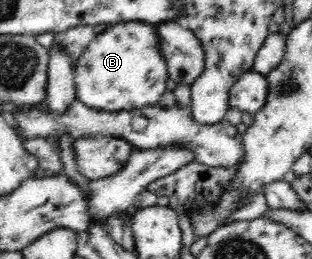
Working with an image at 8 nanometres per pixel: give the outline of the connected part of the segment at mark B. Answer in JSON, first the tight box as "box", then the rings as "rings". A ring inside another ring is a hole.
{"box":[73,21,169,112],"rings":[[[142,21],[111,25],[76,58],[73,74],[76,100],[97,111],[119,112],[158,105],[169,76],[160,53],[157,26]]]}

